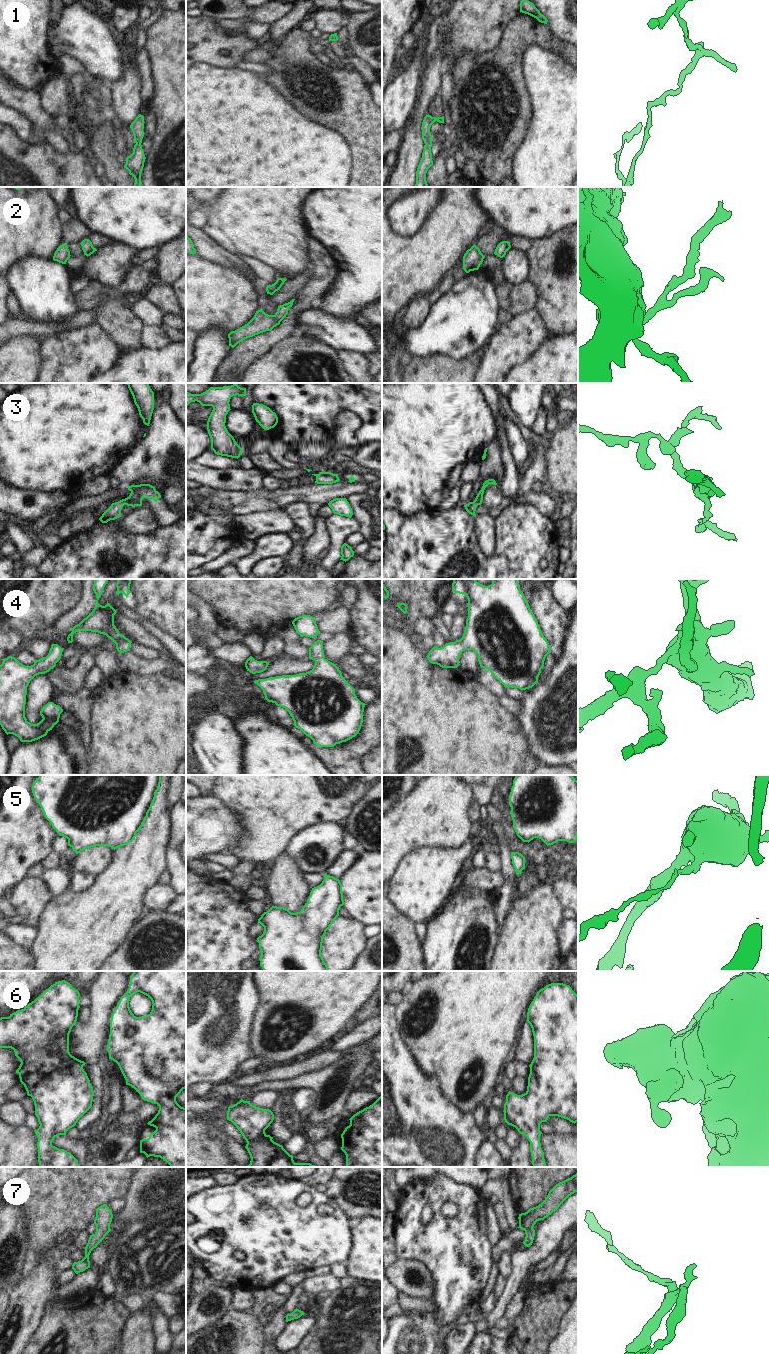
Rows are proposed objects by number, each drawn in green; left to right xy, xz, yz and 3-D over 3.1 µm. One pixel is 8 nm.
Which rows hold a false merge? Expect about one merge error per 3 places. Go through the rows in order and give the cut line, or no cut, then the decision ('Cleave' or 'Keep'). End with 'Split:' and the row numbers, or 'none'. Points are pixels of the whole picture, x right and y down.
1: No split. Keep
2: No split. Keep
3: No split. Keep
4: No split. Keep
5: No split. Keep
6: No split. Keep
7: No split. Keep
Split: none.

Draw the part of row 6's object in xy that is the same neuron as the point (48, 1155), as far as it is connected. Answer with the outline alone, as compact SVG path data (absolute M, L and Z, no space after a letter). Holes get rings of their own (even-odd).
M58 981L23 1009L0 1018L0 1048L14 1050L21 1062L16 1073L34 1101L40 1124L34 1131L38 1138L39 1167L79 1167L71 1153L52 1145L55 1137L66 1135L92 1107L94 1092L83 1069L86 1063L69 1052L69 1034L77 1021L79 997L79 991L70 983Z

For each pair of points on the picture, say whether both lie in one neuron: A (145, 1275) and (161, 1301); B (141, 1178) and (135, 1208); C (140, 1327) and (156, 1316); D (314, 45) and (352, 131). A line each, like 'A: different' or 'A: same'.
A: different
B: same
C: different
D: same

